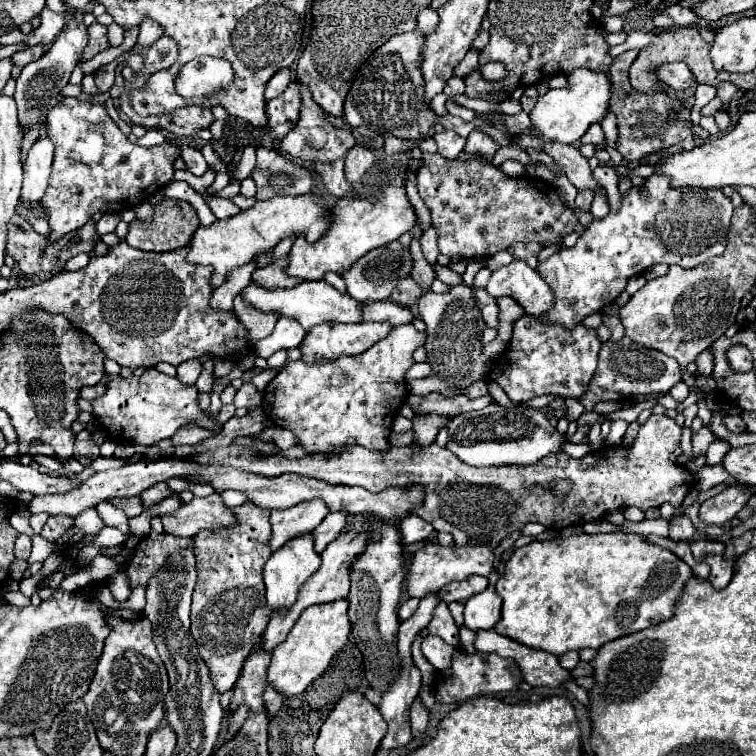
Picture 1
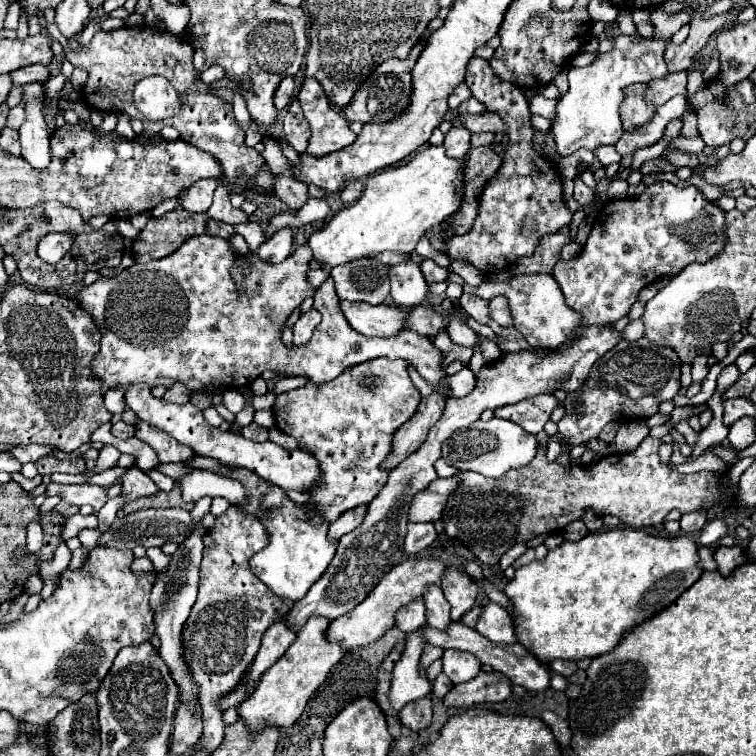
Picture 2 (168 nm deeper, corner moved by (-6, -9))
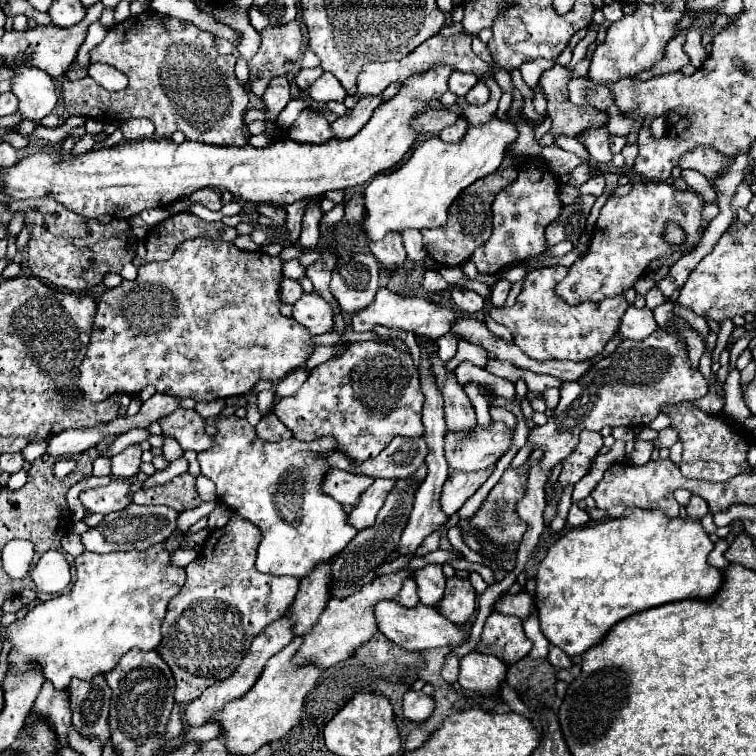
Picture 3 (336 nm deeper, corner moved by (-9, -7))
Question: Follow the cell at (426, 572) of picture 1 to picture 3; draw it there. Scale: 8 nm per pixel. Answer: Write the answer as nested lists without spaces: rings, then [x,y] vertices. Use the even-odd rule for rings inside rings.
[[[398,571],[398,573],[390,573],[390,575],[382,575],[378,577],[378,581],[374,579],[372,583],[364,585],[360,591],[352,593],[350,597],[344,599],[336,599],[332,597],[326,605],[326,609],[322,611],[322,615],[318,617],[316,625],[302,635],[302,645],[296,651],[296,655],[292,657],[294,665],[314,665],[320,671],[326,671],[328,667],[348,659],[360,645],[364,645],[376,631],[376,621],[374,621],[374,605],[382,599],[394,599],[402,587],[402,581],[406,581],[406,577],[412,577],[412,571]]]

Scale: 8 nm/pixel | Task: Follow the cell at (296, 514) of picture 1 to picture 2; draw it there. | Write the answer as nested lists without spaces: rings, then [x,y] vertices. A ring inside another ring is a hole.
[[[387,357],[359,363],[343,371],[331,383],[315,385],[307,381],[299,389],[277,395],[277,401],[273,405],[275,425],[283,433],[295,437],[299,441],[299,447],[303,447],[303,451],[311,453],[319,461],[321,477],[309,493],[311,499],[305,503],[305,513],[311,525],[333,523],[341,513],[357,505],[371,503],[371,499],[381,491],[381,487],[387,483],[389,477],[389,473],[381,467],[381,463],[391,453],[391,439],[395,431],[413,417],[419,401],[421,401],[419,391],[409,377],[409,363],[405,359],[391,361]]]

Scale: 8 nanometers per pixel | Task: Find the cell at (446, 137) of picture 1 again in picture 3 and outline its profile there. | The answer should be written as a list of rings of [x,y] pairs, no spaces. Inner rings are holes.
[[[458,117],[454,125],[450,125],[450,127],[446,127],[446,129],[442,129],[442,131],[440,131],[440,139],[442,139],[442,141],[448,141],[448,143],[460,141],[460,139],[464,137],[466,129],[468,129],[466,119],[464,119],[464,117]]]

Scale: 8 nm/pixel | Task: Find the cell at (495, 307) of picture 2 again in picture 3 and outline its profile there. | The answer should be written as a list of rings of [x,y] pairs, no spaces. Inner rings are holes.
[[[500,279],[494,287],[492,287],[492,297],[490,297],[490,301],[492,301],[492,305],[497,308],[501,308],[504,305],[504,301],[506,301],[510,287],[512,287],[512,283],[510,281],[506,281],[506,279]]]

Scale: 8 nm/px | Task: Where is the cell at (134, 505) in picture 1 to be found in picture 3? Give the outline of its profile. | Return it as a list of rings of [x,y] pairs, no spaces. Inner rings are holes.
[[[192,475],[176,477],[166,485],[140,489],[134,493],[134,503],[138,503],[138,505],[166,505],[178,513],[186,511],[186,509],[194,509],[200,505],[200,499],[196,493],[196,479]]]

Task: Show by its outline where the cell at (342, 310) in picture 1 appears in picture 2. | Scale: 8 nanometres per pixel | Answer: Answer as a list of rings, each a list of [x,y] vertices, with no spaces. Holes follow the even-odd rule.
[[[339,301],[339,307],[349,321],[349,325],[365,337],[387,337],[395,335],[395,331],[403,329],[403,315],[405,311],[391,307],[391,305],[367,305],[367,303],[351,303]]]

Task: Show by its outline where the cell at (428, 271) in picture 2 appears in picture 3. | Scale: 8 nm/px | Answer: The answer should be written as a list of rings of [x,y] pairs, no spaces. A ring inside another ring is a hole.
[[[426,271],[422,287],[424,287],[426,293],[438,293],[438,291],[448,289],[448,283],[444,281],[444,277],[442,277],[440,273],[436,273],[436,271]]]

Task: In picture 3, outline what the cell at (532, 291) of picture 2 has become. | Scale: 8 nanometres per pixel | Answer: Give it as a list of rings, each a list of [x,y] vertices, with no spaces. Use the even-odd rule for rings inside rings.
[[[564,266],[534,269],[526,275],[516,303],[508,309],[492,309],[490,317],[496,323],[502,323],[514,335],[514,343],[536,361],[548,359],[570,359],[570,361],[588,361],[602,353],[606,343],[618,331],[624,311],[630,307],[624,295],[606,297],[598,303],[586,301],[580,305],[566,305],[554,293],[554,285],[566,277],[568,268]]]

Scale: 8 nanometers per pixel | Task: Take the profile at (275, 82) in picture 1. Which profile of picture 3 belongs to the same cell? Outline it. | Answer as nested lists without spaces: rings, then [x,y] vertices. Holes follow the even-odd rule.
[[[274,77],[274,81],[270,81],[268,89],[262,95],[262,101],[266,105],[266,119],[268,121],[276,121],[280,111],[286,107],[286,103],[290,101],[290,85],[286,77]]]

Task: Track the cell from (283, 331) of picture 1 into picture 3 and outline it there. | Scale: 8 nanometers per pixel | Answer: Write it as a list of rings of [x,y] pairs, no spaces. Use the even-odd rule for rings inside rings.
[[[302,293],[292,307],[292,317],[310,333],[322,335],[334,327],[334,309],[318,293]]]

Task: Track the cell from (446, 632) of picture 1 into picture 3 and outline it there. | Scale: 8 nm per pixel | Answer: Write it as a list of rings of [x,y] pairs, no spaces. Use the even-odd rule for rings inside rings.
[[[424,565],[414,573],[414,579],[418,583],[420,603],[436,607],[444,595],[444,583],[446,583],[442,575],[442,565]]]

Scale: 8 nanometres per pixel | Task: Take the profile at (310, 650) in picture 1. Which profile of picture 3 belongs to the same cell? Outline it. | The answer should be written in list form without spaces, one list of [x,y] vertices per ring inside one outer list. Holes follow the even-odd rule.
[[[296,637],[288,647],[268,659],[260,679],[256,685],[240,699],[226,703],[226,707],[214,713],[212,721],[220,725],[220,733],[226,739],[226,751],[236,755],[250,755],[256,753],[262,745],[282,739],[294,725],[298,725],[302,717],[302,707],[306,695],[314,689],[318,677],[322,675],[320,669],[314,665],[292,665],[292,657],[298,651],[302,637]]]

